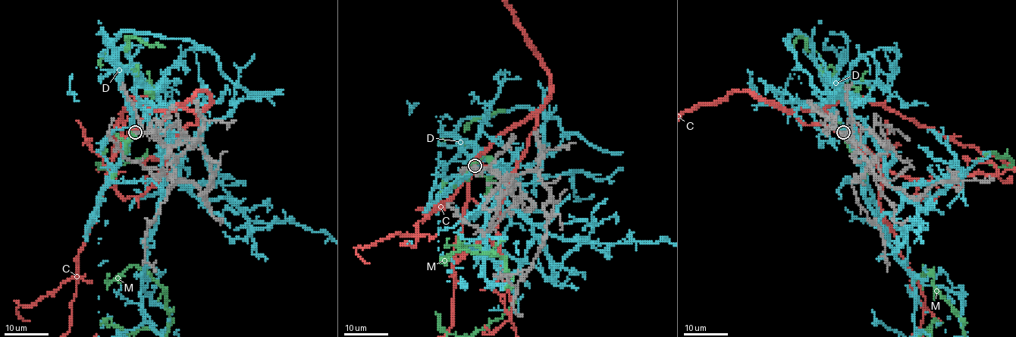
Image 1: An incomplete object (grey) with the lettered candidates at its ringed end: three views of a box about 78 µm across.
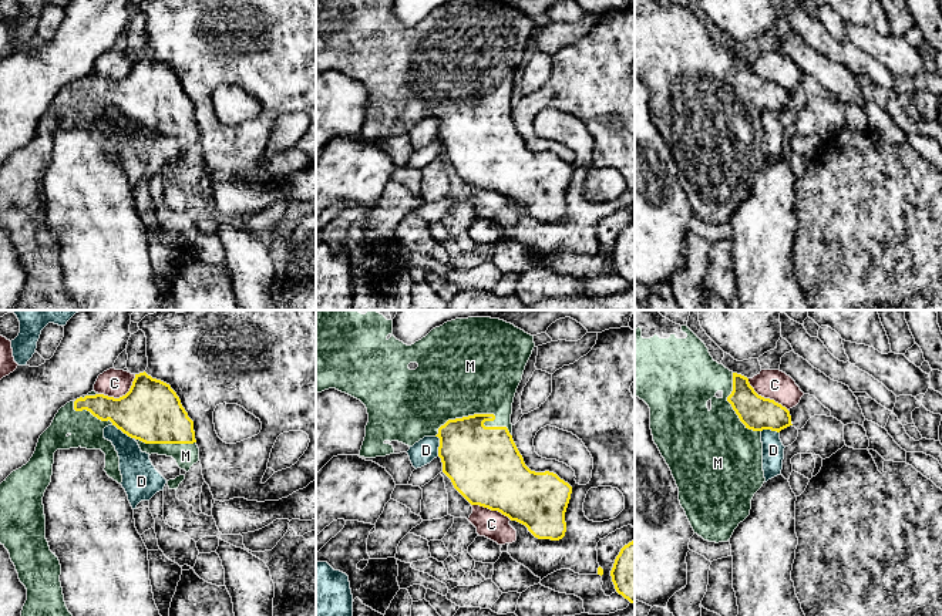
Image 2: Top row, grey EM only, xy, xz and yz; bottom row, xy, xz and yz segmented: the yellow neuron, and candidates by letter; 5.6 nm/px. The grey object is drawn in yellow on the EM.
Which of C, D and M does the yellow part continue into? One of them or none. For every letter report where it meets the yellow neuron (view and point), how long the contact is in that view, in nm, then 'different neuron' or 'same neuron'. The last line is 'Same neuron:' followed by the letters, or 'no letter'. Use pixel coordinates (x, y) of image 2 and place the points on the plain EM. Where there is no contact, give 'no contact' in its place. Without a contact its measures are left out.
C: xy (123, 77) | 240 nm | different neuron
D: xy (123, 113) | 150 nm | different neuron
M: xz (484, 96) | 440 nm | same neuron
Same neuron: M

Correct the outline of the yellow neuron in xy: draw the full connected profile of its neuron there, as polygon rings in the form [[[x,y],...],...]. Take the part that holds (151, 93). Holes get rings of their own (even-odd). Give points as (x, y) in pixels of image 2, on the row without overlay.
[[[145,53],[135,55],[129,73],[120,80],[91,73],[61,88],[51,107],[40,117],[30,142],[0,165],[0,225],[9,232],[18,260],[27,270],[27,282],[13,310],[78,310],[64,283],[60,242],[46,221],[43,178],[51,164],[57,131],[101,131],[105,135],[104,152],[118,165],[122,164],[118,134],[112,124],[104,120],[104,110],[111,105],[134,120],[142,134],[172,138],[186,154],[199,142],[194,102],[179,78],[169,65],[152,60]]]

